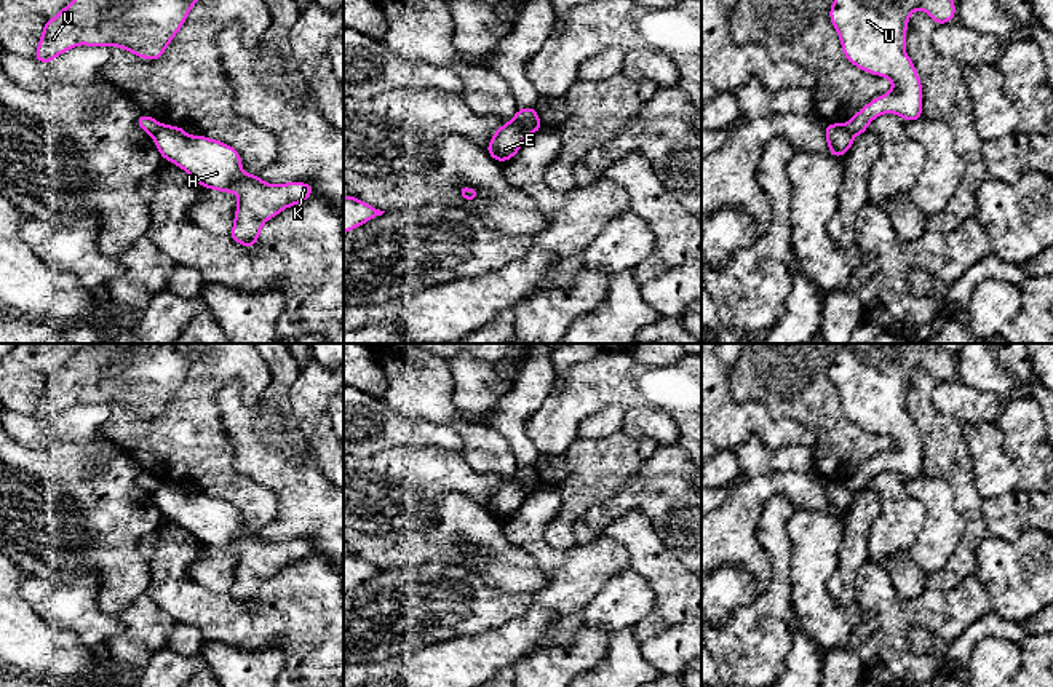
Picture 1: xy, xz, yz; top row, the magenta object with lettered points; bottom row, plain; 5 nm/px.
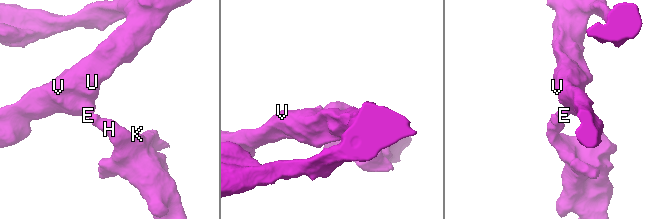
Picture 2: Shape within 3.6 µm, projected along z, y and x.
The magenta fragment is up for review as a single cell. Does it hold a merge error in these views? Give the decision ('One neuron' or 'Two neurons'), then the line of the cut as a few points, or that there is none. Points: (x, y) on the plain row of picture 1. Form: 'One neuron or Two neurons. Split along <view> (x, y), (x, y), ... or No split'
Two neurons. Split along xz (512, 478), (526, 494)

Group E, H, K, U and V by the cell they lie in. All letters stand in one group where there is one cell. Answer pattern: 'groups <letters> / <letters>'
groups E U V / H K

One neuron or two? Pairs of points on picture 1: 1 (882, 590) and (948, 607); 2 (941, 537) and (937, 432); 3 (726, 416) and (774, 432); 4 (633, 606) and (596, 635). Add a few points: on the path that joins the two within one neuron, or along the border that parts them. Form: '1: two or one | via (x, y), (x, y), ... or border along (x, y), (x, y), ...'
1: one | via (898, 606), (932, 607)
2: two | border along (922, 475), (943, 478), (953, 491), (959, 512)
3: one | via (737, 420), (756, 420), (762, 425)
4: two | border along (577, 622), (601, 625), (611, 633)

